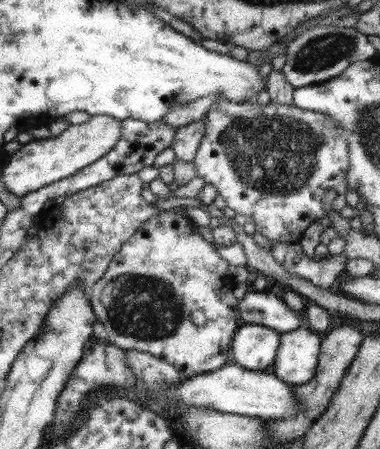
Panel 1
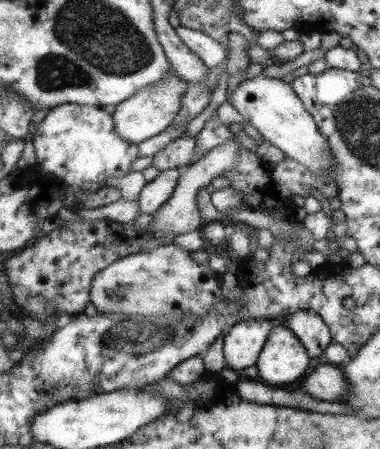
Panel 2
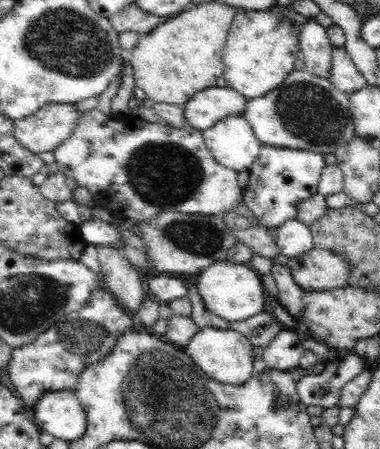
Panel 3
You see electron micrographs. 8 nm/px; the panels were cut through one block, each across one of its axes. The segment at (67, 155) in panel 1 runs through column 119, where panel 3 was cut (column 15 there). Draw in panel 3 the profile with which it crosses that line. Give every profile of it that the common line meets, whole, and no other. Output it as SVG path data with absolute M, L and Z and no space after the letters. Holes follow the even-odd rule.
M50 104L36 114L14 122L16 140L34 154L56 150L76 128L80 120L76 104Z

